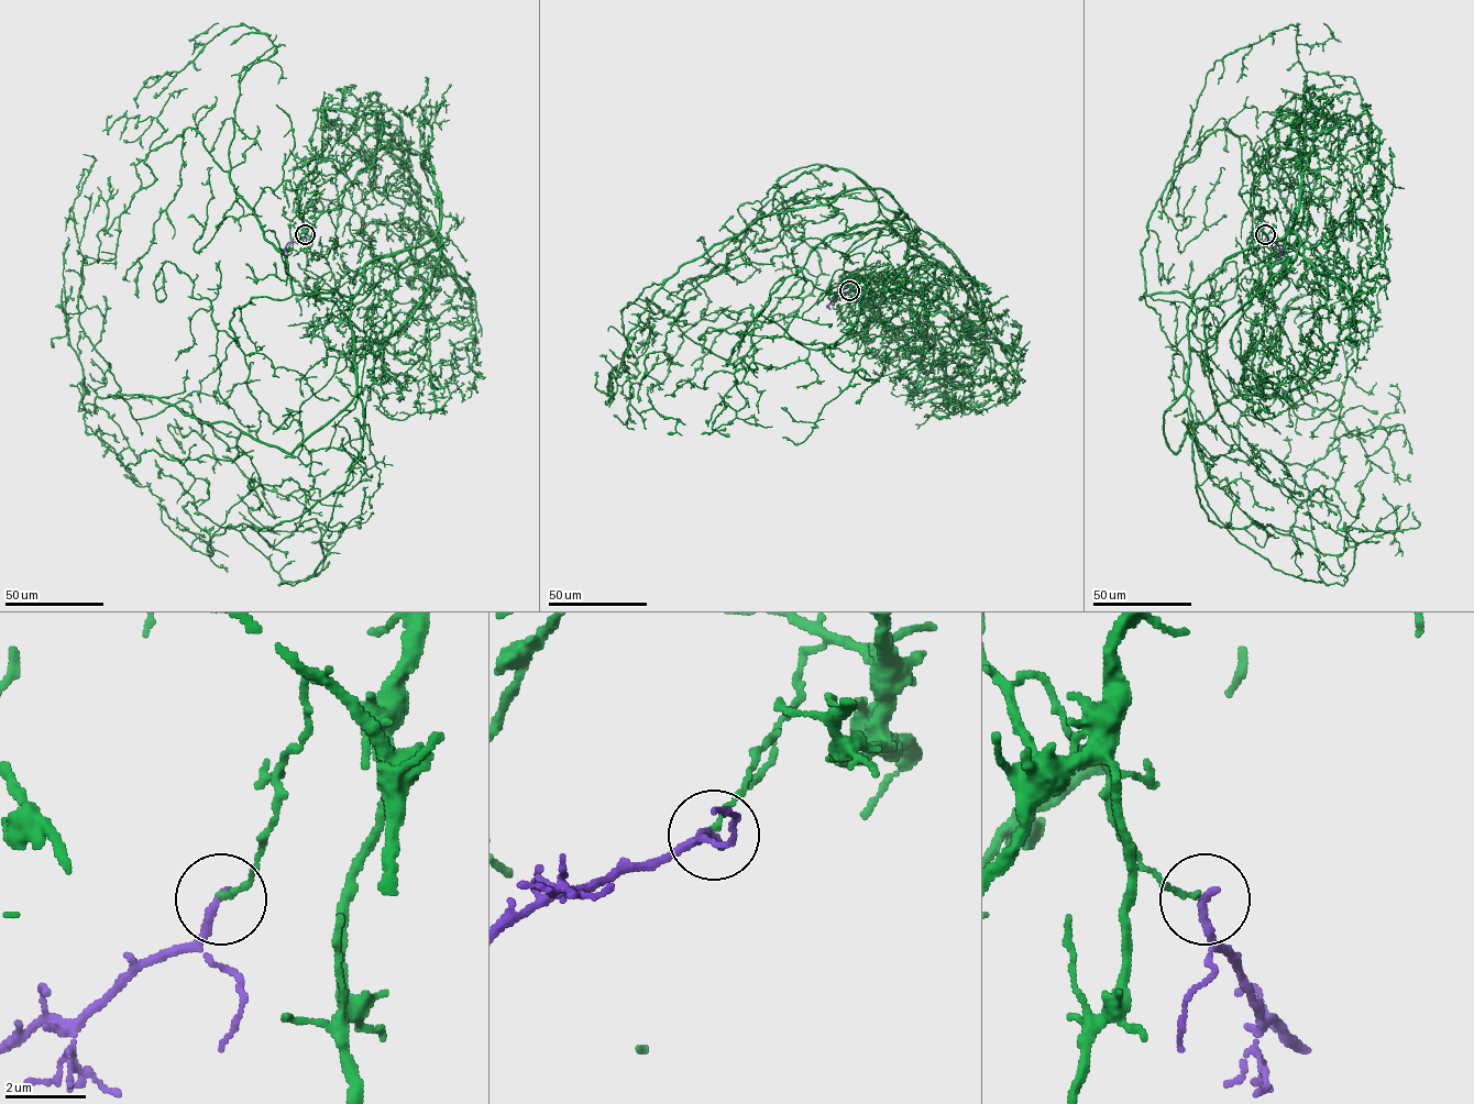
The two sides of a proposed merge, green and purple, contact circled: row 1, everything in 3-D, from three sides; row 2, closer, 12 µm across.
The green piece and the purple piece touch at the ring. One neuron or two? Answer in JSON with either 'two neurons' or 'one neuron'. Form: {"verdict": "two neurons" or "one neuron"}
{"verdict": "two neurons"}

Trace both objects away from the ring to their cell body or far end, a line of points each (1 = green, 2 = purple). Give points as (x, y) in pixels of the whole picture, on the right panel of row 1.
1: (1265, 234), (1267, 151), (1309, 153), (1295, 224), (1194, 295), (1175, 453), (1258, 393), (1360, 205), (1337, 154)
2: (1265, 234), (1268, 240), (1277, 243), (1285, 256)

